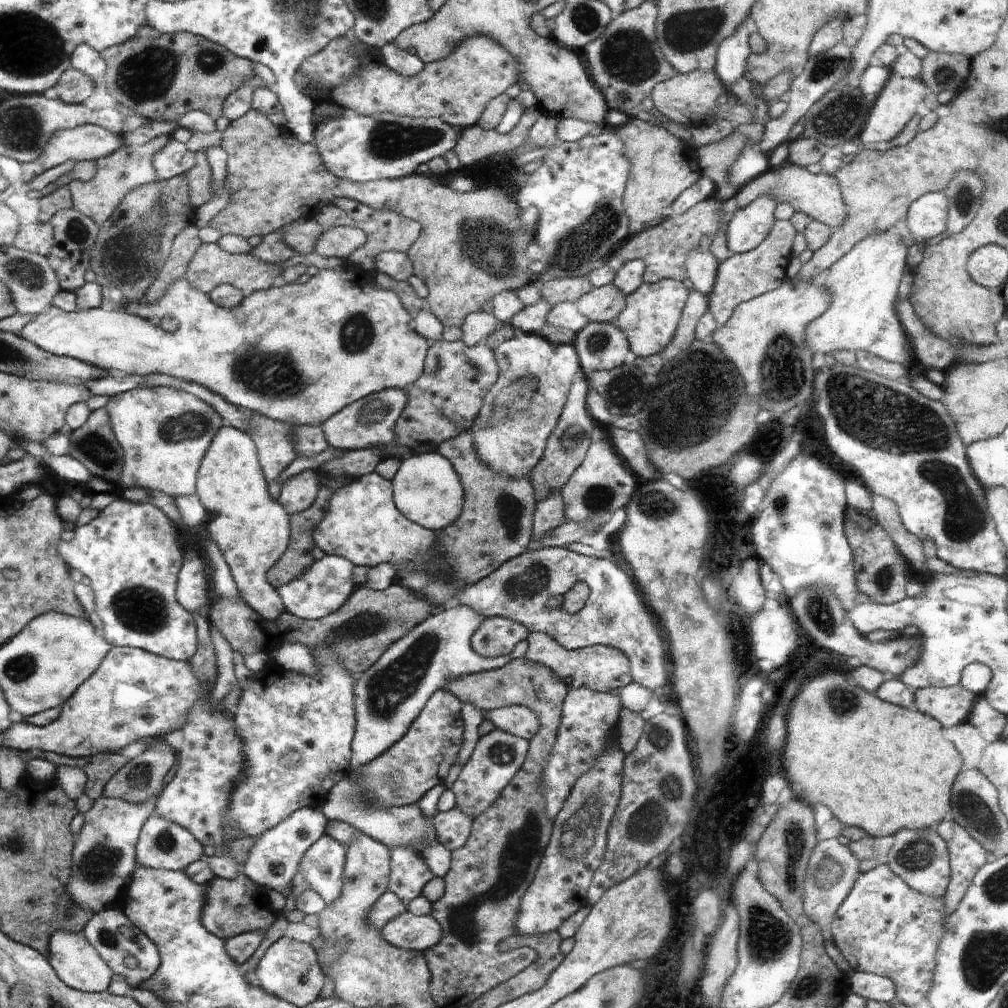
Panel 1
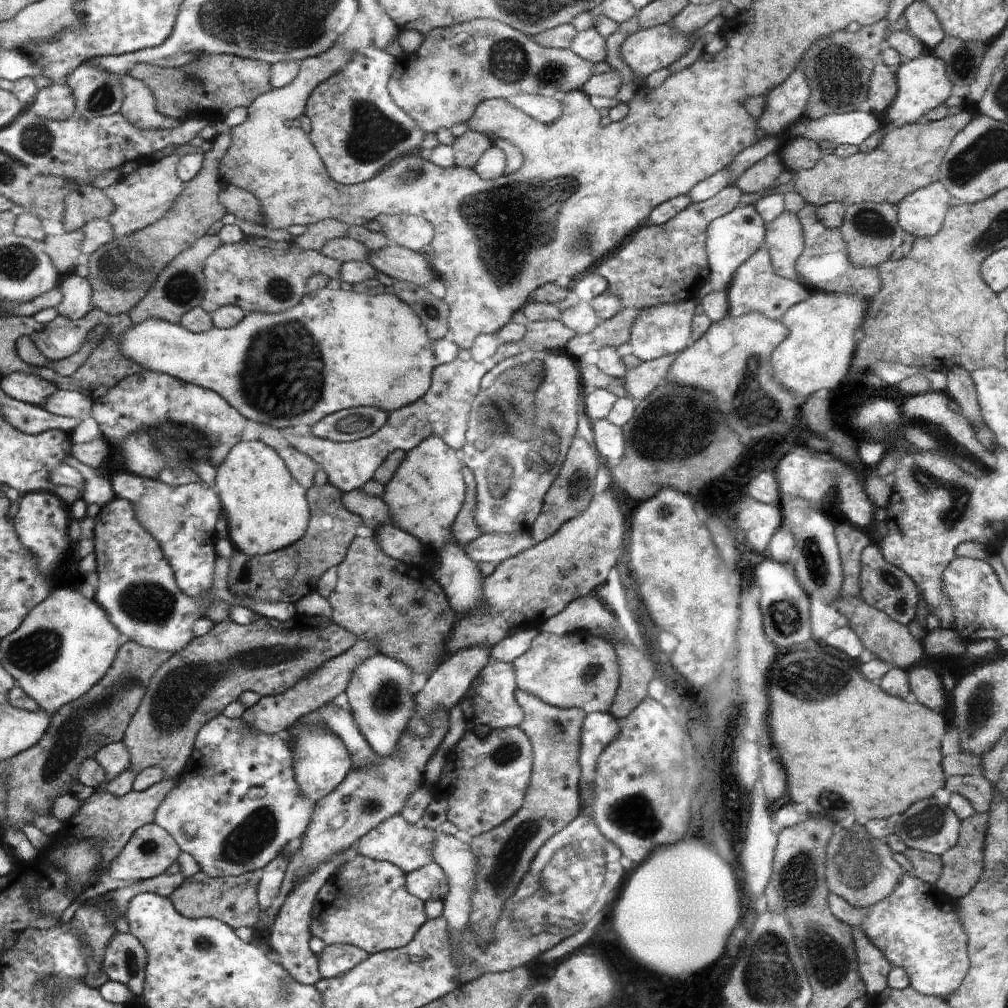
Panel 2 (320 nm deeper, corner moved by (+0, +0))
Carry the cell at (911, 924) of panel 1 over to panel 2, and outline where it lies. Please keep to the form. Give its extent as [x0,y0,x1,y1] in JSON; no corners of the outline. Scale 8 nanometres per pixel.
[830,872,969,1000]

